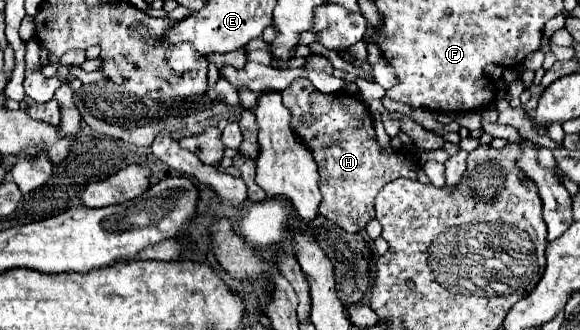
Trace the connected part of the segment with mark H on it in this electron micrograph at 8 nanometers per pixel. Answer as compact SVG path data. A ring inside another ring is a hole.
M296 78L284 92L284 106L292 110L292 128L296 134L308 142L308 146L314 152L314 160L318 162L318 172L320 172L320 192L322 192L322 202L320 202L320 214L338 222L346 232L360 232L366 228L366 224L374 218L374 198L386 186L388 182L404 176L404 178L416 178L416 166L419 166L416 157L410 153L392 154L386 156L380 150L380 144L376 140L374 132L374 122L372 114L366 108L366 104L354 96L354 94L324 94L314 88L314 84L308 78Z

